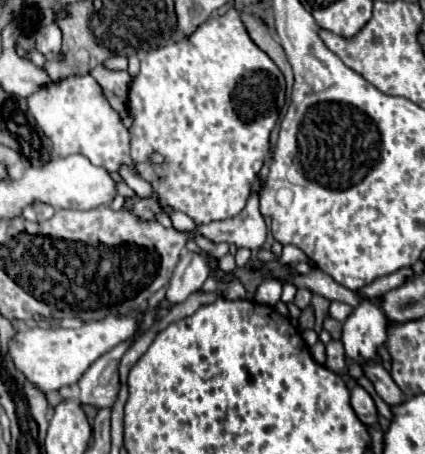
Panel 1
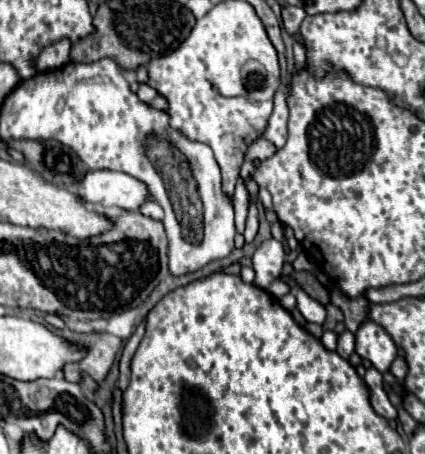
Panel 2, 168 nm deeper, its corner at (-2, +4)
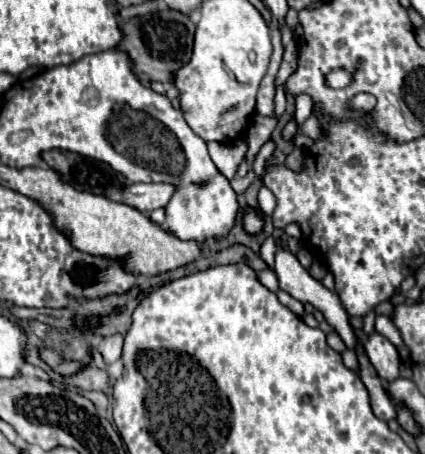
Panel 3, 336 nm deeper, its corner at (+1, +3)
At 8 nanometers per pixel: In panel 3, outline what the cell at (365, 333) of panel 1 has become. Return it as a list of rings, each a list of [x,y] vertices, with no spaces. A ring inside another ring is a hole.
[[[378,331],[370,333],[368,341],[364,343],[364,349],[376,373],[384,381],[394,381],[398,377],[398,365],[400,365],[398,349],[384,335],[380,335]]]

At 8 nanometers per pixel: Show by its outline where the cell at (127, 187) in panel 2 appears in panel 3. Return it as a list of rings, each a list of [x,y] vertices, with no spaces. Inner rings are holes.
[[[130,183],[122,189],[122,203],[140,209],[142,213],[166,207],[174,187],[168,183]]]

